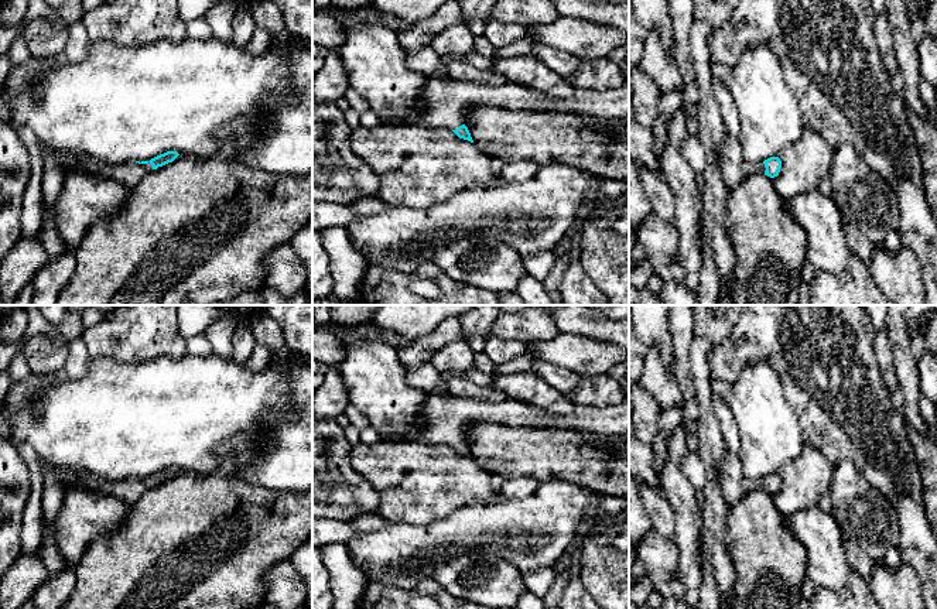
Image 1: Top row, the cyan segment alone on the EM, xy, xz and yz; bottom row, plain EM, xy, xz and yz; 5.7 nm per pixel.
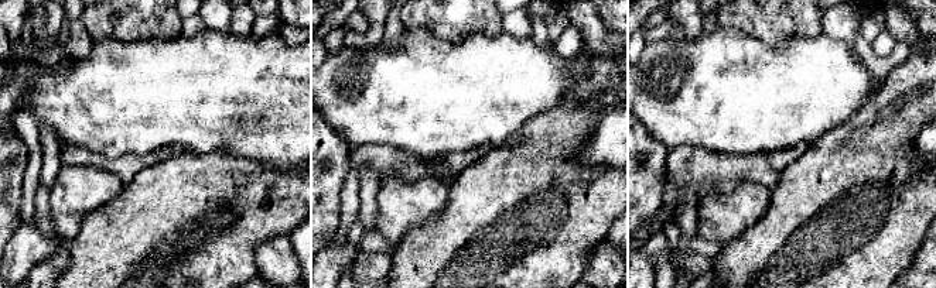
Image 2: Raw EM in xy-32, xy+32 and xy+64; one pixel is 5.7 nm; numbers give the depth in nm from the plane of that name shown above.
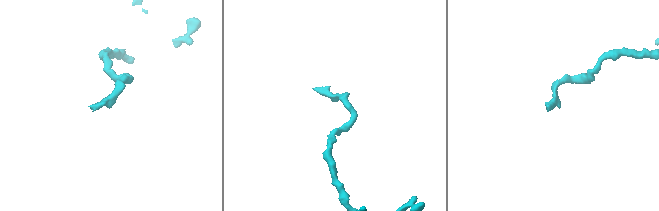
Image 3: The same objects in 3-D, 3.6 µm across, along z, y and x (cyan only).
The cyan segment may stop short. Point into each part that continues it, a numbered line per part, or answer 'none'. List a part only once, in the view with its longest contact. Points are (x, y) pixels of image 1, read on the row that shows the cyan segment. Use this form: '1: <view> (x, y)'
1: xy (129, 174)

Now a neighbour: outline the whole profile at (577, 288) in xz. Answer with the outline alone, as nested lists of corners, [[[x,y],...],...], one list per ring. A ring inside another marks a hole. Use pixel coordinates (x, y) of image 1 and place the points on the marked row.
[[[570,261],[560,284],[562,305],[609,305],[579,261]]]

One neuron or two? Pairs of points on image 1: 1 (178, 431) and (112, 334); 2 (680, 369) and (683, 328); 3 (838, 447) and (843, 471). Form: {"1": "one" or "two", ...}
{"1": "two", "2": "one", "3": "two"}

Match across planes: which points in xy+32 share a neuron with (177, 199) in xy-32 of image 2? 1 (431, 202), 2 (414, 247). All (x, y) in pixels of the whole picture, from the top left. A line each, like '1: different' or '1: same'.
1: different
2: same

